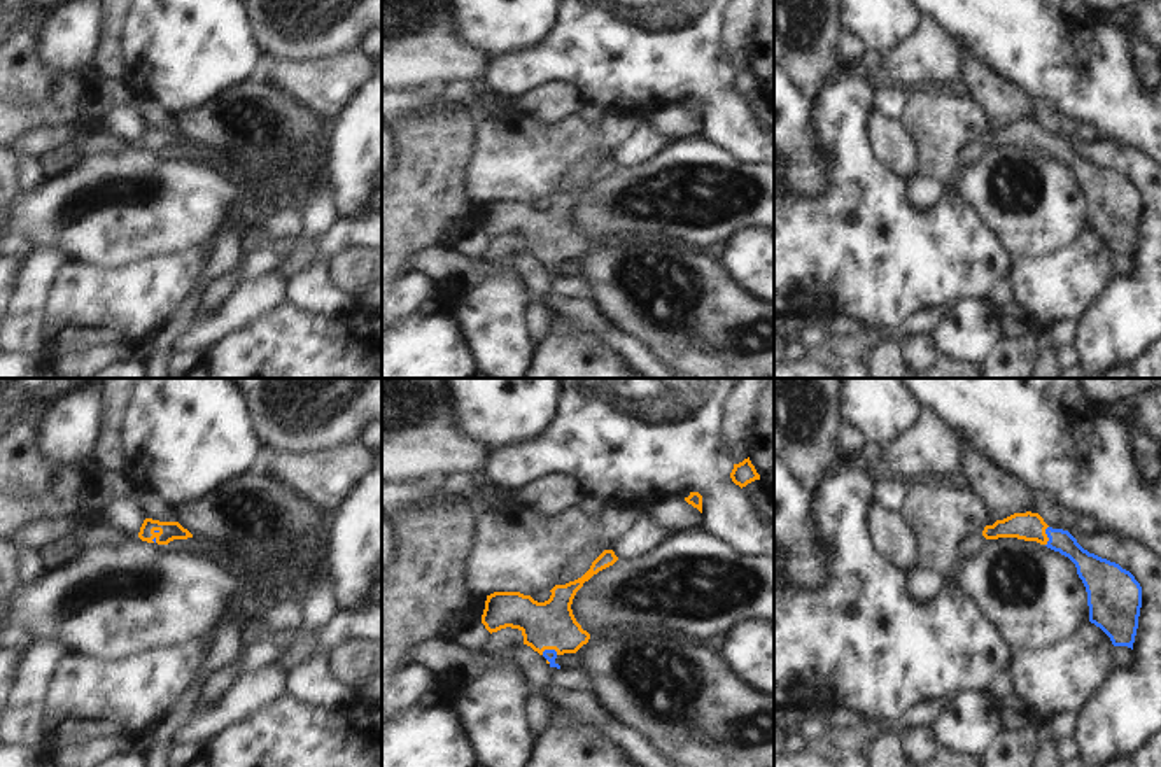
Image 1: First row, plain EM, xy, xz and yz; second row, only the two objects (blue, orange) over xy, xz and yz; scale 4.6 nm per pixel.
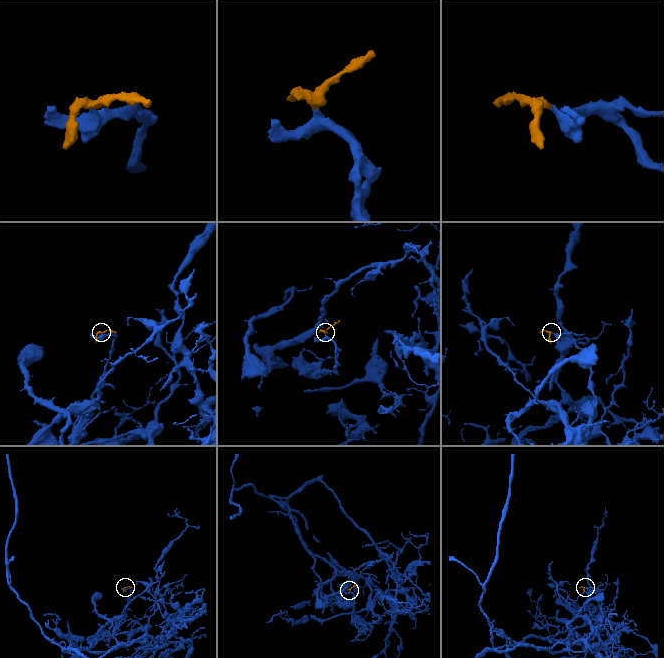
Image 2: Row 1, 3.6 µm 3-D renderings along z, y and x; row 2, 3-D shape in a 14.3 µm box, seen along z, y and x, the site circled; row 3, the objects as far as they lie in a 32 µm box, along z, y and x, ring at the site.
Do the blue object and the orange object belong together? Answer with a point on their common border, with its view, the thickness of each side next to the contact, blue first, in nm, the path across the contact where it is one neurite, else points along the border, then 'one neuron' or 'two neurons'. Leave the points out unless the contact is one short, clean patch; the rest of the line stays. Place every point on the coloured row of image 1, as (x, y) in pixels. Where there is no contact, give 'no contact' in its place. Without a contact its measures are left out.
contact xz (548, 650); calibres 60 and 220 nm; way xz (550, 655), (548, 650), (548, 629), (545, 626); one neuron

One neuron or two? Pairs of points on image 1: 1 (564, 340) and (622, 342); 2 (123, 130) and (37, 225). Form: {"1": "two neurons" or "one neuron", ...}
{"1": "two neurons", "2": "two neurons"}

